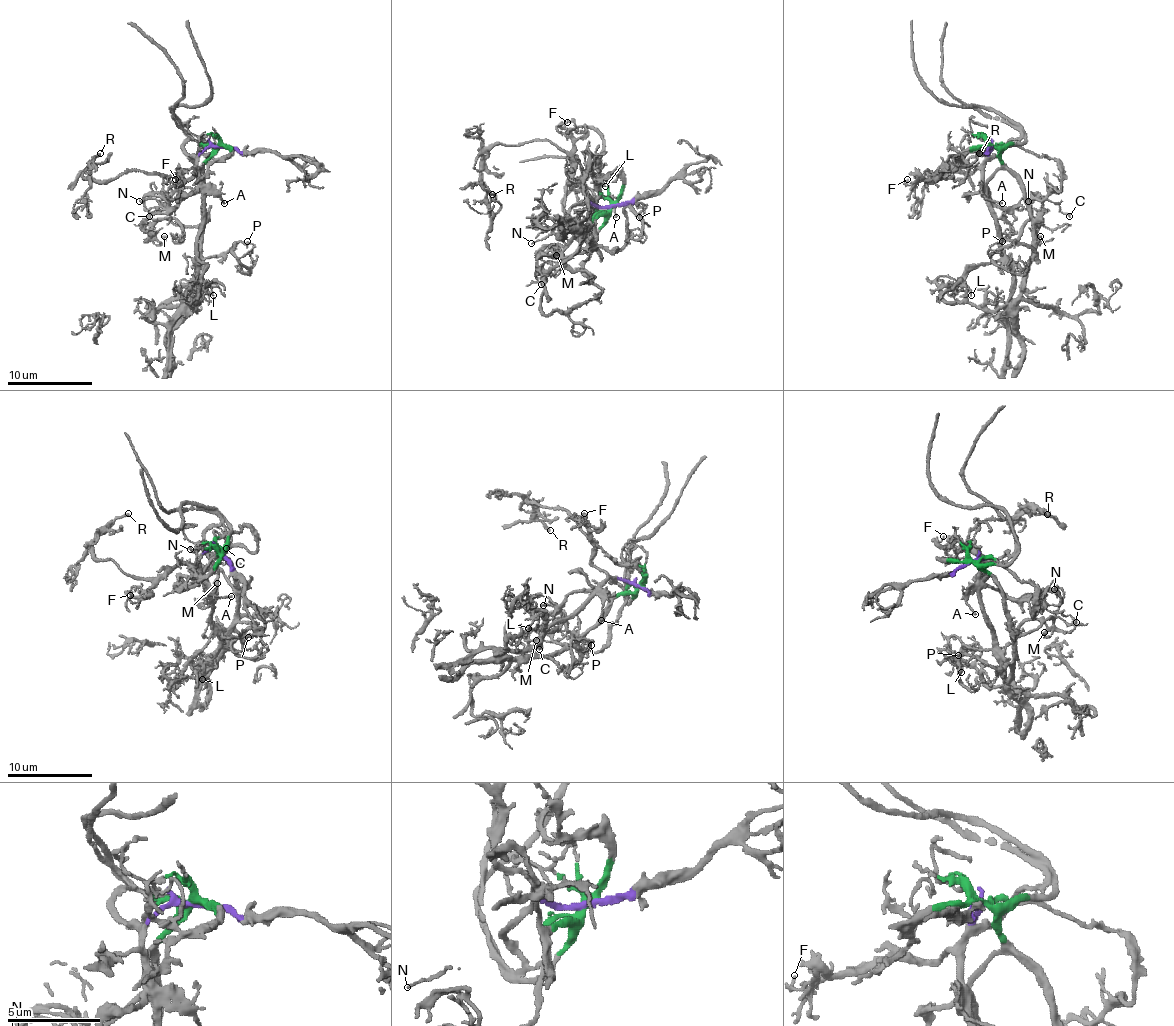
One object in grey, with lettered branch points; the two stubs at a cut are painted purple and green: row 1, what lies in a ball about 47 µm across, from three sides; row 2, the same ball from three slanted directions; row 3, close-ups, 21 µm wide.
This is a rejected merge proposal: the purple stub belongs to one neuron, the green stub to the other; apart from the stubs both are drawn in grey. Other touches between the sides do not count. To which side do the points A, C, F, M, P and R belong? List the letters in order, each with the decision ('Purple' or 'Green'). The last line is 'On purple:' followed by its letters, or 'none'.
A: Purple
C: Green
F: Purple
M: Green
P: Green
R: Purple
On purple: A, F, R

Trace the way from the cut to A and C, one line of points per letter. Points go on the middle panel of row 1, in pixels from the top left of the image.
A: (612, 207), (599, 207), (589, 198), (606, 196), (612, 202), (616, 217)
C: (612, 207), (608, 221), (591, 241), (585, 264), (593, 274), (563, 262), (551, 274), (542, 274), (540, 285)

